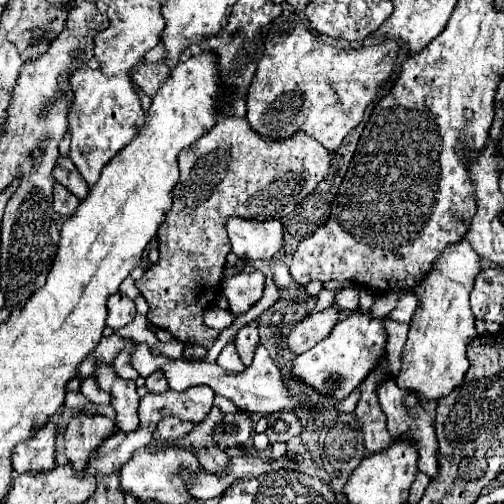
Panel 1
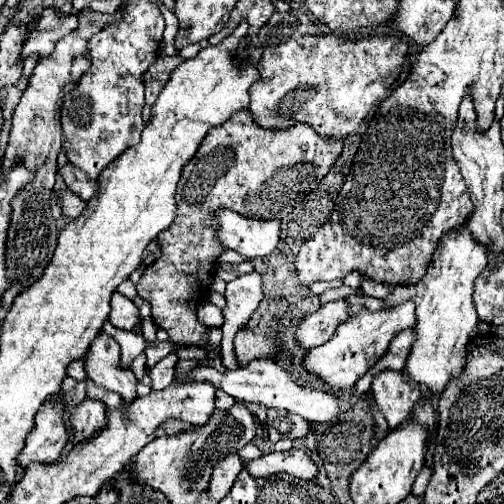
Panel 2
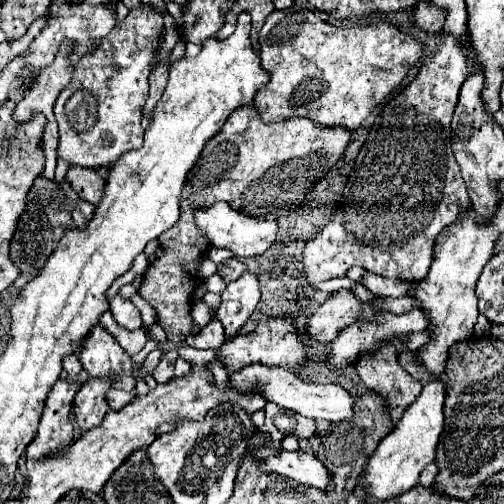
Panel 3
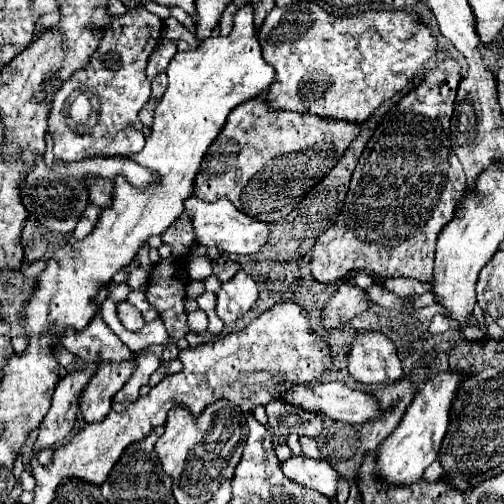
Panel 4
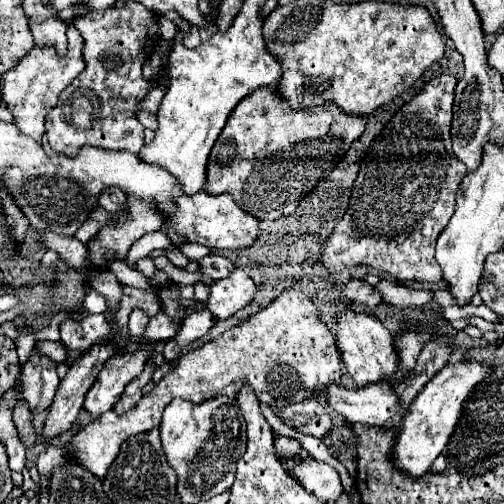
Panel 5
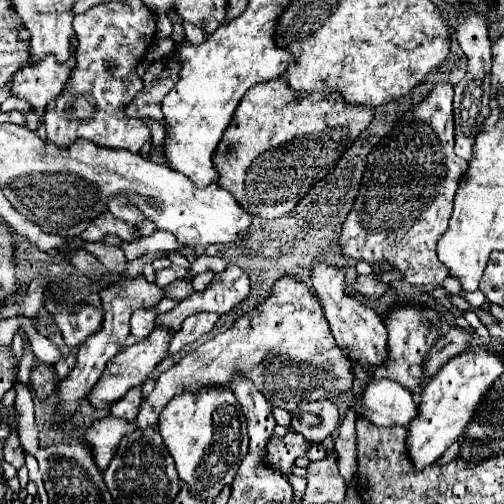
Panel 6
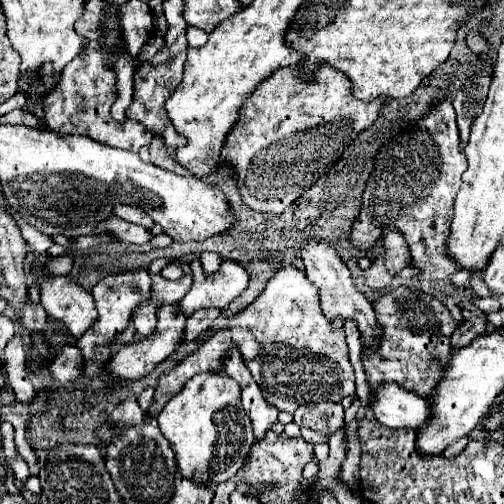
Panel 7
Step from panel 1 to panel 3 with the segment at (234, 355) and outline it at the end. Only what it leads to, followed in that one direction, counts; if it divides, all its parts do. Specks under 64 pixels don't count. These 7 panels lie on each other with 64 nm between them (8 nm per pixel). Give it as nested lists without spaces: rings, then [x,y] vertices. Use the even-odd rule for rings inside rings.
[[[244,272],[238,280],[230,282],[222,292],[222,304],[216,310],[218,318],[222,318],[226,338],[232,336],[254,312],[260,300],[260,286],[254,274]]]

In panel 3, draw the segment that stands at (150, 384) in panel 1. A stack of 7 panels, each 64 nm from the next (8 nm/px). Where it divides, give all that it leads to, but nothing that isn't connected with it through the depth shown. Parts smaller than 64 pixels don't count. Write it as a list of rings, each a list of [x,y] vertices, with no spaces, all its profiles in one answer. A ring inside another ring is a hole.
[[[176,350],[164,352],[160,364],[156,366],[156,372],[152,372],[152,376],[156,378],[158,384],[164,384],[168,378],[174,376],[174,360],[176,360],[176,358],[178,358],[178,356],[176,356]]]

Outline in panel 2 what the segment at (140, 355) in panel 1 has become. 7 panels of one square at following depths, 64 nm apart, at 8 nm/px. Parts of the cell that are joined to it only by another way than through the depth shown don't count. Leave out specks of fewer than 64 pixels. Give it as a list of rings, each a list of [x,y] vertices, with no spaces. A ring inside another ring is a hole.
[[[252,360],[248,366],[228,370],[224,374],[216,372],[214,368],[194,368],[188,376],[176,378],[176,380],[178,382],[182,382],[182,380],[208,380],[214,386],[220,386],[226,394],[230,394],[236,400],[258,402],[258,404],[264,404],[266,408],[274,406],[280,410],[288,410],[288,412],[298,414],[310,422],[328,422],[328,420],[338,418],[340,400],[342,400],[342,396],[338,392],[326,392],[326,390],[318,390],[318,388],[310,388],[310,386],[300,386],[284,368],[280,368],[272,360]]]

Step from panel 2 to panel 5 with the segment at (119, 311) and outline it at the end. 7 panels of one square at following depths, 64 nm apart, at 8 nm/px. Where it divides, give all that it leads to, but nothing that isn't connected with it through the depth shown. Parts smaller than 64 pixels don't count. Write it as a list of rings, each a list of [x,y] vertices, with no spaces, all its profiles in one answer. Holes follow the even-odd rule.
[[[136,308],[136,312],[132,312],[130,316],[130,322],[128,322],[128,330],[134,338],[140,338],[144,332],[146,332],[146,326],[148,326],[148,320],[150,316],[146,312],[140,312],[140,308]]]

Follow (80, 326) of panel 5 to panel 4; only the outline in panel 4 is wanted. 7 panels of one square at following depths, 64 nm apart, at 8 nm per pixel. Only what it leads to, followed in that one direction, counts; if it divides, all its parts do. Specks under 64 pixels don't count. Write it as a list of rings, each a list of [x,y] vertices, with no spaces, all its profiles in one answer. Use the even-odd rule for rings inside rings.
[[[100,316],[88,322],[86,328],[76,332],[74,328],[64,330],[62,344],[66,346],[68,352],[80,356],[82,360],[126,360],[132,358],[130,348],[118,340],[118,336],[104,324]]]

